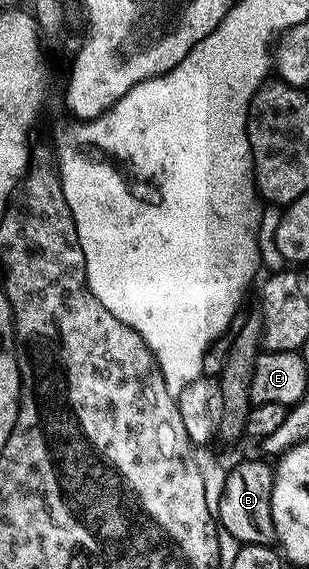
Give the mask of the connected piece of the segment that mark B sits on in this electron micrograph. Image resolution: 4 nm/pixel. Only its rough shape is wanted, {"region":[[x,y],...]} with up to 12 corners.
{"region":[[241,461],[215,502],[241,545],[273,545],[274,466]]}

